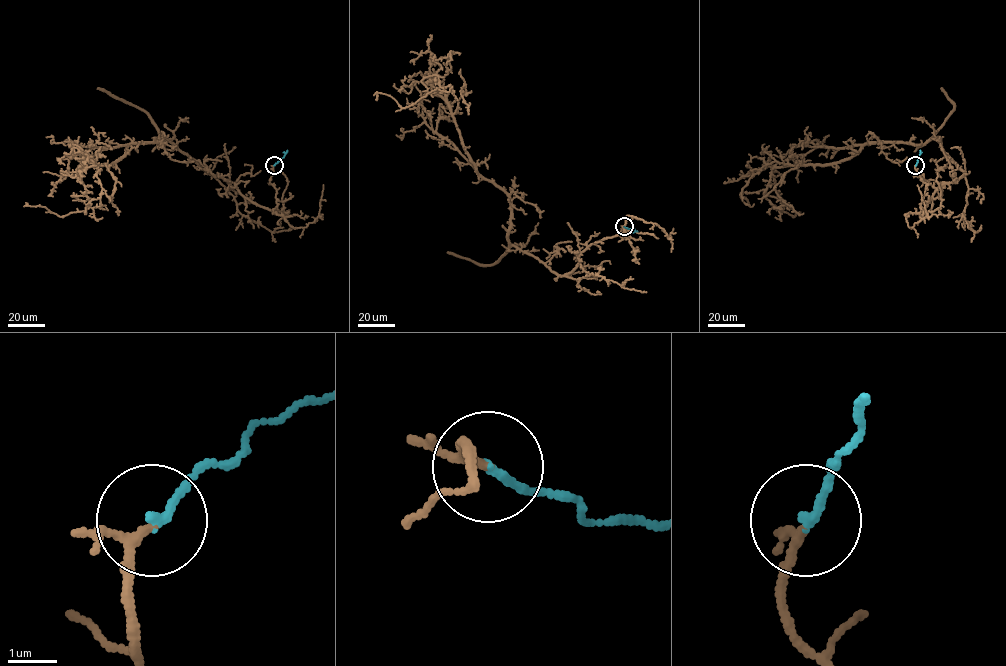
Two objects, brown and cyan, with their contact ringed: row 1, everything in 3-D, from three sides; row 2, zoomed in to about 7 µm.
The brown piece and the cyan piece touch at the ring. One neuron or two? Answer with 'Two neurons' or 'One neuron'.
One neuron

